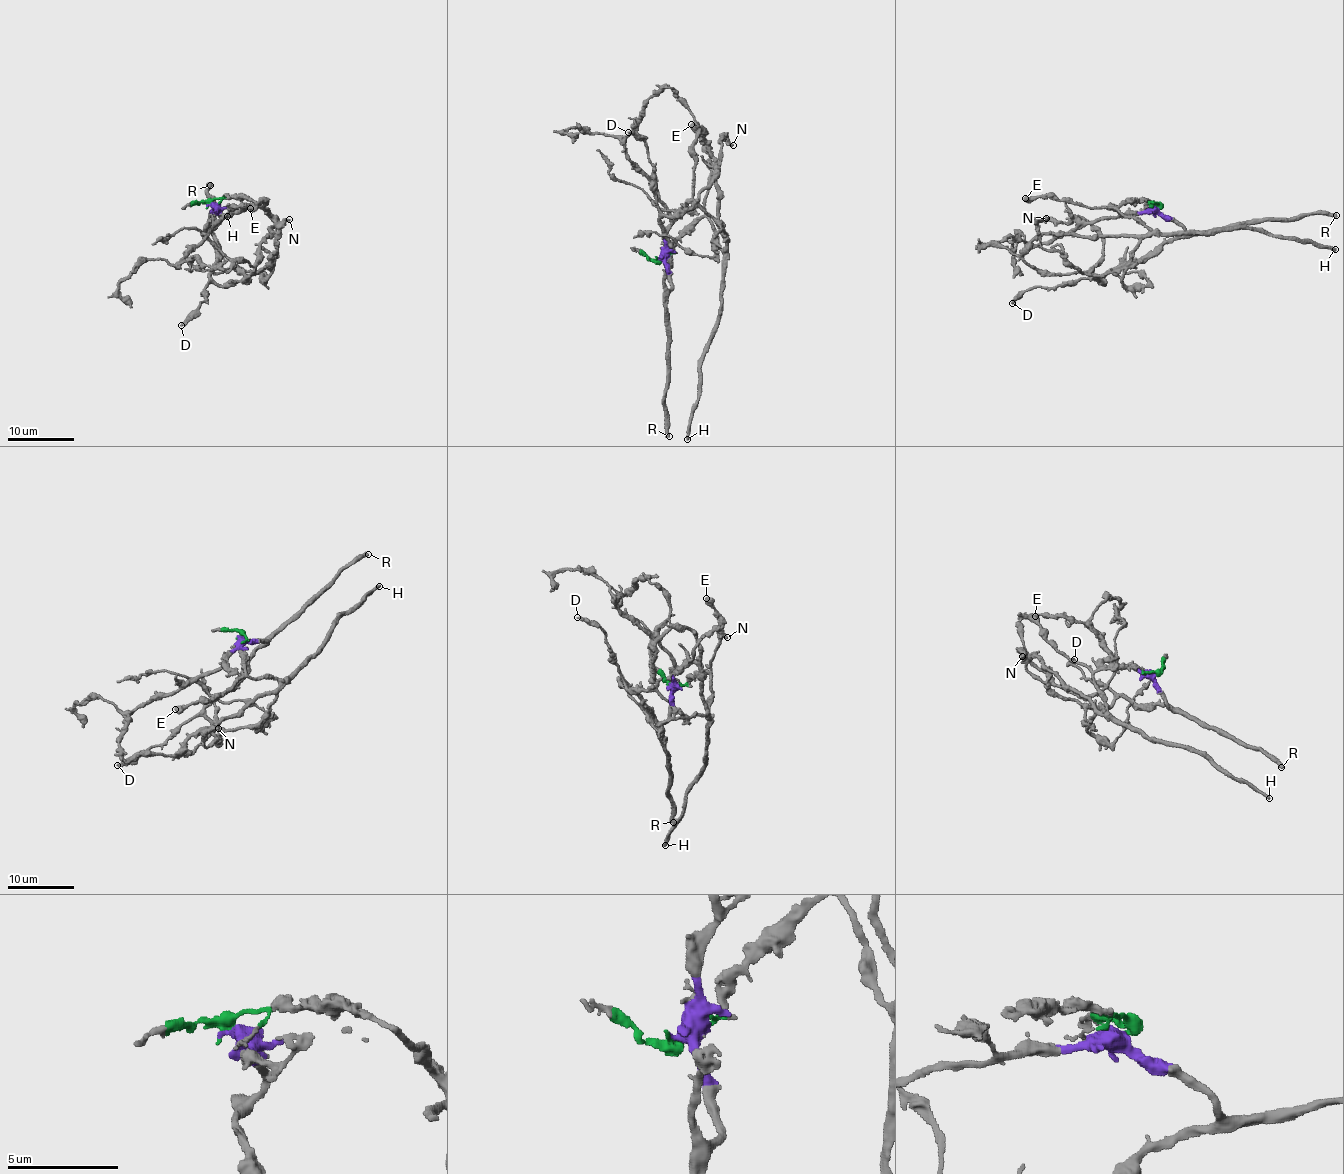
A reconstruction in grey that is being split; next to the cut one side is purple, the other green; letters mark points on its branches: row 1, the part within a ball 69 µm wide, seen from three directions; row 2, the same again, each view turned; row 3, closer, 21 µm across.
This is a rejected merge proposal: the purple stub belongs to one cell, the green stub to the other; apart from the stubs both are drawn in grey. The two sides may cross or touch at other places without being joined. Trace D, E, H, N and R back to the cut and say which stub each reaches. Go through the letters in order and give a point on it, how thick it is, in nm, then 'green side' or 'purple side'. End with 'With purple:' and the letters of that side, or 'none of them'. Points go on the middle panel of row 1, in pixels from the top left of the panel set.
D: at (628, 132); 200 nm thick; purple side
E: at (691, 124); 700 nm thick; green side
H: at (687, 439); 280 nm thick; green side
N: at (733, 145); 200 nm thick; purple side
R: at (669, 436); 380 nm thick; purple side
With purple: D, N, R

